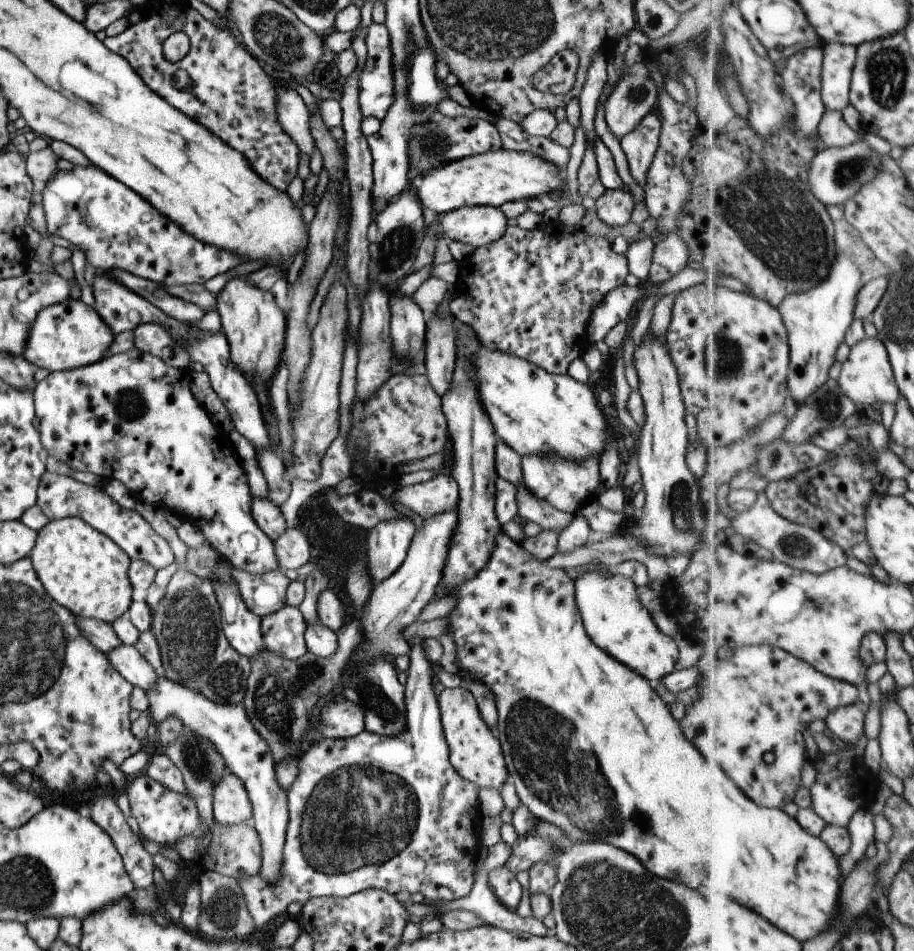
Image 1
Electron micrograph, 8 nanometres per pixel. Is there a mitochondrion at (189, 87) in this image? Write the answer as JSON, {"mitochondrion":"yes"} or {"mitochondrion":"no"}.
{"mitochondrion":"no"}

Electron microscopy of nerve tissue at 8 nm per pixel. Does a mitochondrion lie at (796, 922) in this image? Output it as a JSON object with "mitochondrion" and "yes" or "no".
{"mitochondrion":"no"}

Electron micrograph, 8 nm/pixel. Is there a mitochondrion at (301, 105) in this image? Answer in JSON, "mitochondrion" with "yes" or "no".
{"mitochondrion":"no"}

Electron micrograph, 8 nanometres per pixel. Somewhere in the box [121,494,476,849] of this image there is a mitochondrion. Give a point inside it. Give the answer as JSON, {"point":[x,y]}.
{"point":[189,634]}

